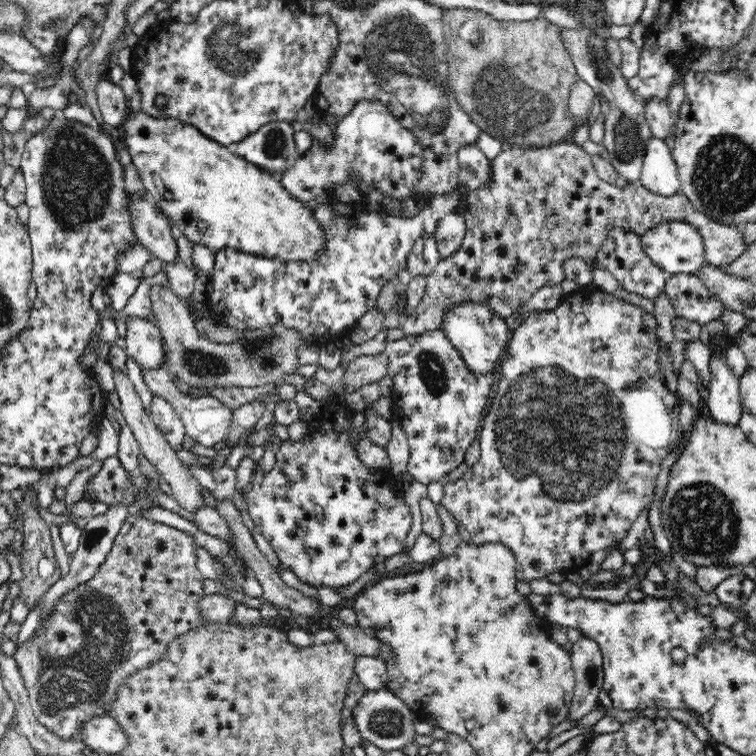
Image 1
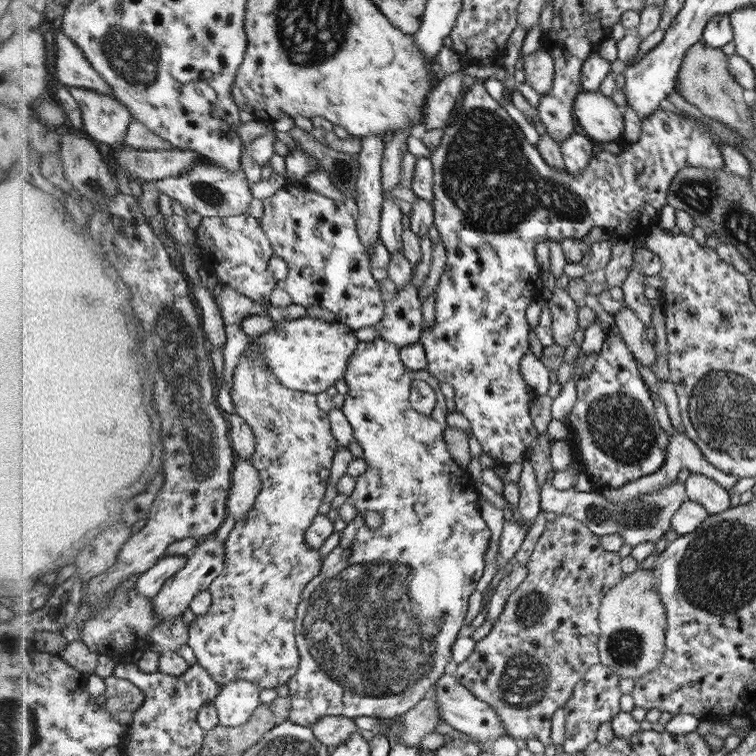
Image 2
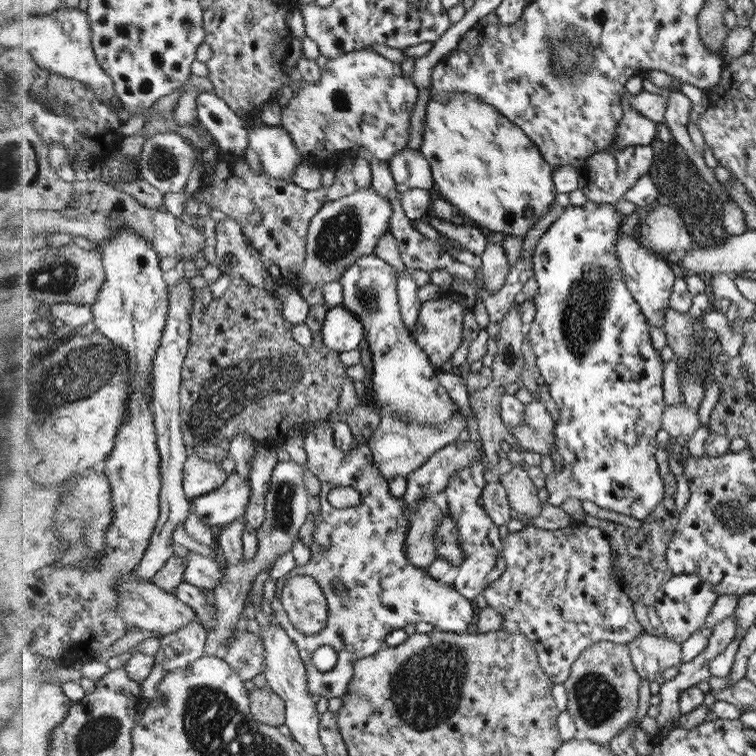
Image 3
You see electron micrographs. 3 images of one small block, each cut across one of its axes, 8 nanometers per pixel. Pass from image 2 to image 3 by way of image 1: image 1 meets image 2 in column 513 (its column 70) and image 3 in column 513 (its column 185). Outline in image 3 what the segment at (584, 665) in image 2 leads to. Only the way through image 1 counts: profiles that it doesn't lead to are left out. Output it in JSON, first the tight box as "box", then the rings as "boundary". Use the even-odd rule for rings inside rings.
{"box":[481,523,645,684],"boundary":[[[581,523],[556,530],[528,524],[504,538],[502,558],[506,569],[500,578],[488,583],[481,594],[487,605],[502,614],[502,629],[525,635],[534,644],[541,666],[554,684],[563,684],[569,679],[573,662],[588,645],[603,640],[628,644],[645,632],[634,615],[632,600],[620,586],[620,577],[616,577],[613,553],[614,547],[604,531]]]}

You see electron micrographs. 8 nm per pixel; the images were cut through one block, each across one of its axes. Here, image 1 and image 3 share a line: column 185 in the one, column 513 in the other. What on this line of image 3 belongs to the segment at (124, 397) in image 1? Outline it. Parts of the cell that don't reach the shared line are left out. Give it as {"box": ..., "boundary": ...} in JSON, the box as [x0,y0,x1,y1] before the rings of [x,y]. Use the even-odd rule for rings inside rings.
{"box":[501,465,544,521],"boundary":[[[513,465],[501,478],[501,484],[507,490],[510,507],[526,515],[530,521],[534,520],[541,513],[544,502],[538,498],[539,489],[531,482],[526,466]]]}

